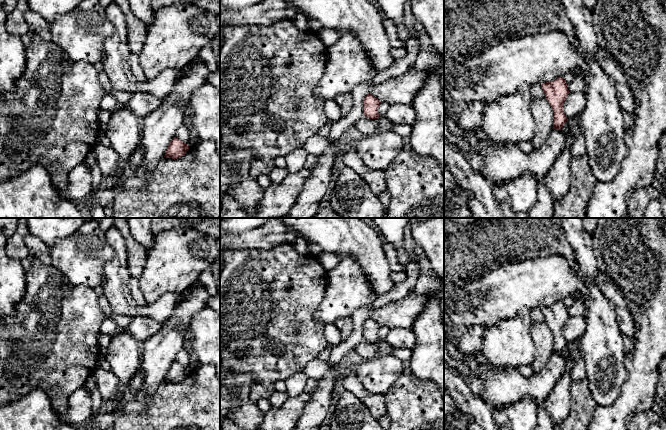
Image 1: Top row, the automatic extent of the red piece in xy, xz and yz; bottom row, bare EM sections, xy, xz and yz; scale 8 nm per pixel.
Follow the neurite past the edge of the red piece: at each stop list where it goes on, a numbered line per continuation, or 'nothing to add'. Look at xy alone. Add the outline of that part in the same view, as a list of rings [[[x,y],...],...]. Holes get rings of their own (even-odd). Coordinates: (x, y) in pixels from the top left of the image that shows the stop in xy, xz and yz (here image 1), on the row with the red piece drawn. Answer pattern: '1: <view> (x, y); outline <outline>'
nothing to add

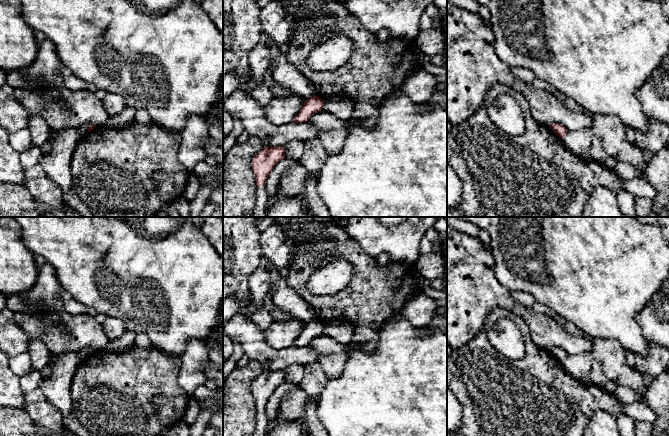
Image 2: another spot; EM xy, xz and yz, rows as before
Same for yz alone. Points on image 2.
nothing to add

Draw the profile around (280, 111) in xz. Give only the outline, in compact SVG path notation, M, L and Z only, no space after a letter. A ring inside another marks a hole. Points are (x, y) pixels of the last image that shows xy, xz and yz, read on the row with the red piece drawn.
M296 93L285 98L273 98L264 108L266 117L276 125L293 123L305 99Z

